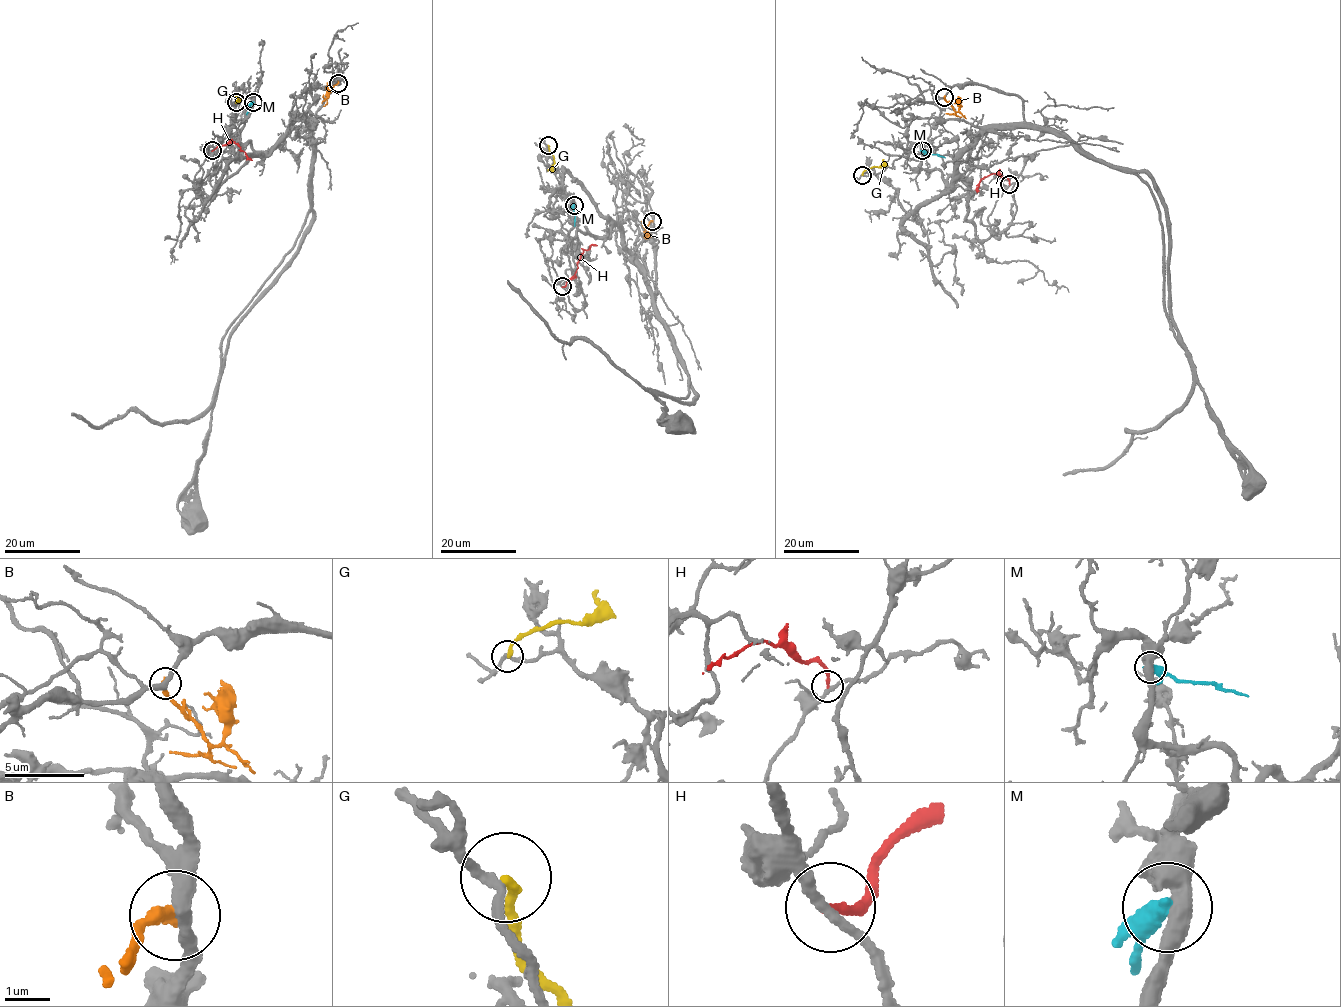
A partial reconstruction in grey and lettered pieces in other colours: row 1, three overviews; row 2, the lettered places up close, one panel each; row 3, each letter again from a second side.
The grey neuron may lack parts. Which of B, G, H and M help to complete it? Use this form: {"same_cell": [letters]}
{"same_cell": []}

